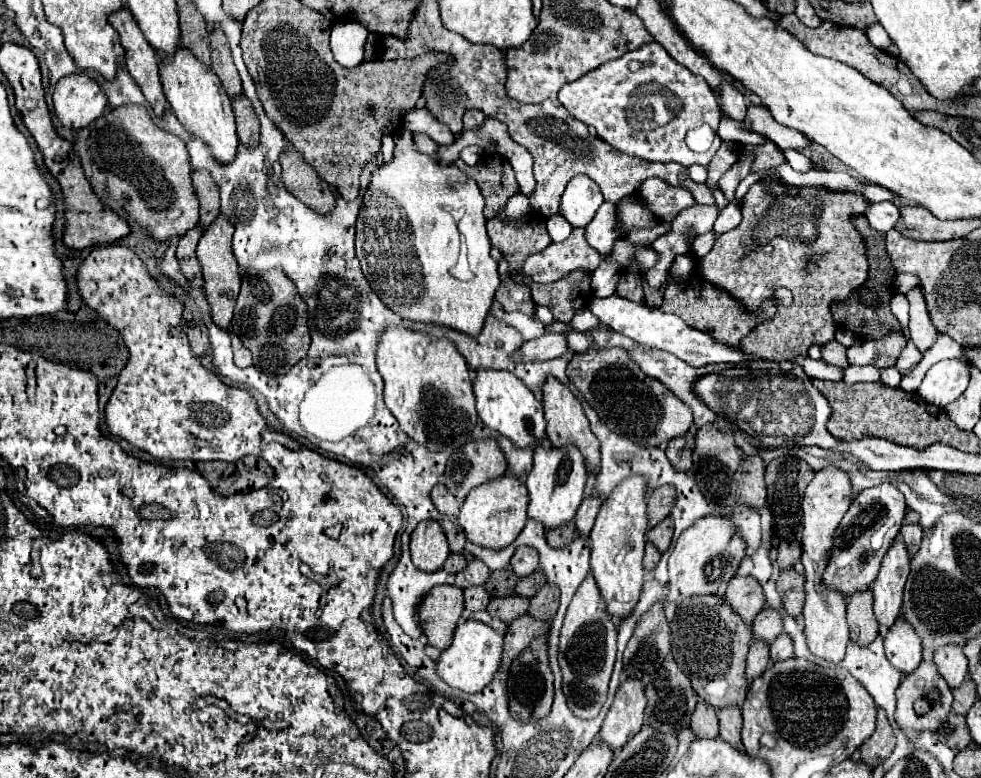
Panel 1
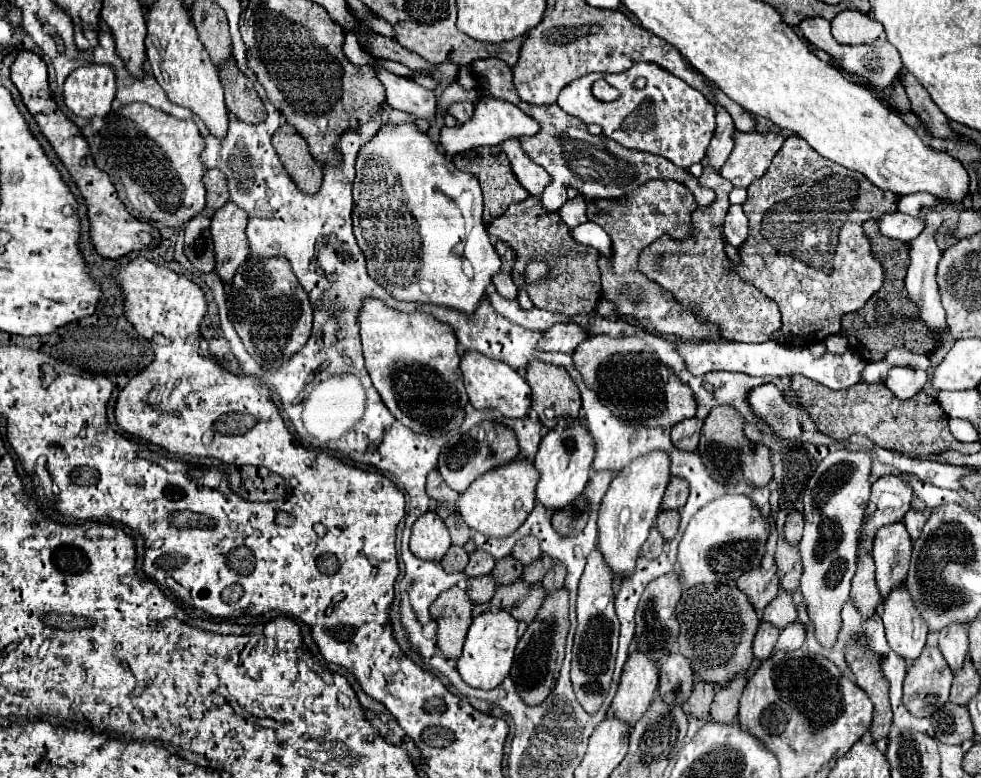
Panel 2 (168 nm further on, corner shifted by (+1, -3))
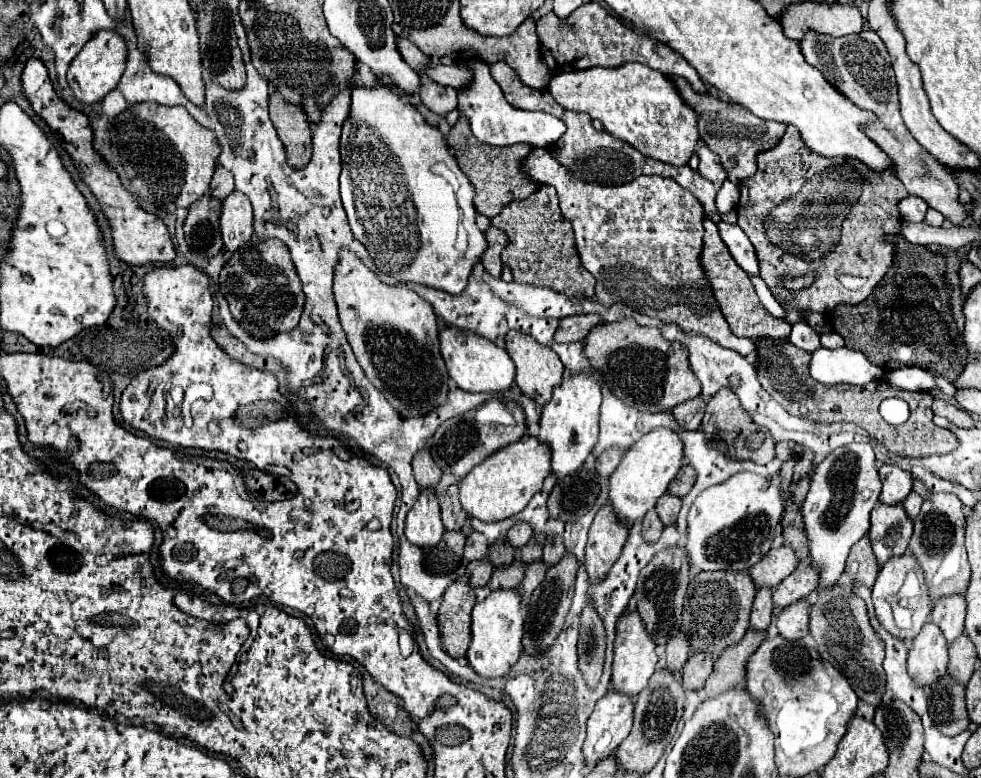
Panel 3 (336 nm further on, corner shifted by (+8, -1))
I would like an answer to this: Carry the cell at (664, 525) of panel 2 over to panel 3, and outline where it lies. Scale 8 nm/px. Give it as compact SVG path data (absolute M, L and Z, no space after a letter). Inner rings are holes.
M663 495L663 499L659 499L655 511L661 519L661 523L667 527L667 525L673 525L677 521L677 515L679 515L679 509L681 509L681 499L675 497L675 495Z

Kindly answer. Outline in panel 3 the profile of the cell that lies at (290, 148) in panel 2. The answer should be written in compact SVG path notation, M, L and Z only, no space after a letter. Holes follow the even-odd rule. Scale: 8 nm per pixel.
M275 93L269 97L269 113L285 145L289 167L303 169L311 161L311 129L303 109L283 101L283 97Z

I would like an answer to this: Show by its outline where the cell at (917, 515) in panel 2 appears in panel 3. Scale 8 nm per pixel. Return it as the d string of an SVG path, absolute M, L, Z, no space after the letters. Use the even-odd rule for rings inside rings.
M909 493L909 497L903 501L903 507L905 507L905 511L907 511L909 519L915 519L915 517L919 515L921 503L923 503L923 499L921 499L917 493Z

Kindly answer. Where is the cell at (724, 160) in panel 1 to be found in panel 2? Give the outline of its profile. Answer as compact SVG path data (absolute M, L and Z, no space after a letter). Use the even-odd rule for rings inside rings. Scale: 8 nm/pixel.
M704 159L704 173L700 175L700 185L710 187L716 193L716 199L708 207L698 207L692 213L692 237L686 241L674 241L670 237L660 237L640 255L640 271L646 277L652 277L664 289L672 291L676 301L686 307L694 307L702 319L720 325L722 337L742 343L764 343L770 341L776 331L780 331L782 321L774 301L744 281L738 273L732 273L732 265L724 251L722 225L728 213L728 193L732 191L730 181L724 181L708 161Z

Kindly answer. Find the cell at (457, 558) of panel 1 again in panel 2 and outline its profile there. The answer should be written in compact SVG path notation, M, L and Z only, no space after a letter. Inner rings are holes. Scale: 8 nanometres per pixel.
M450 547L448 553L444 555L444 559L440 561L440 565L446 569L446 573L464 571L466 563L468 563L468 553L464 551L464 547Z

